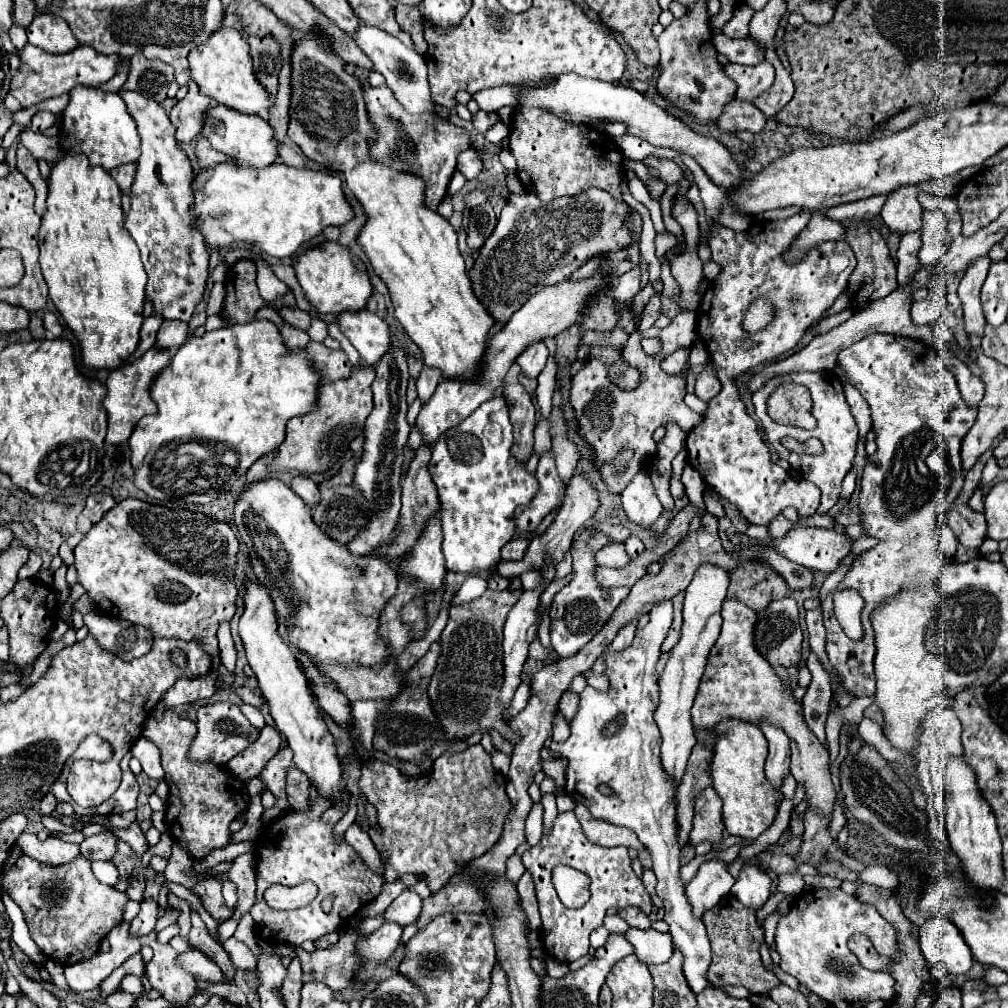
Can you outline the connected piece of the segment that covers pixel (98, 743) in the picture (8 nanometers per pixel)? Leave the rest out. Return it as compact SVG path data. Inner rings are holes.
M88 737L86 741L82 741L82 745L78 747L78 751L74 755L98 759L98 761L108 761L114 753L112 753L112 747L106 741L102 741L100 737Z

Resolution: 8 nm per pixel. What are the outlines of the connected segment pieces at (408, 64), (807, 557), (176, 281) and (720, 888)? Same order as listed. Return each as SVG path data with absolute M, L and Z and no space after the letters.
M360 25L358 31L354 33L354 41L370 57L370 61L374 63L374 69L384 75L386 85L394 91L394 95L398 97L398 101L404 105L408 113L434 111L434 103L432 103L430 87L428 87L428 69L426 69L426 61L422 55L408 49L400 39L392 37L390 33L378 27Z
M794 525L782 539L774 541L774 549L808 569L832 573L852 549L846 537L836 535L832 529Z
M124 89L118 95L124 99L142 139L142 155L132 185L132 209L126 215L124 227L142 253L142 263L148 273L146 299L152 303L154 313L164 319L190 321L208 281L208 251L188 215L192 201L190 183L194 177L192 165L174 139L174 127L166 111L156 101Z
M708 861L702 863L696 877L686 885L686 897L692 905L692 913L696 919L712 909L724 895L728 895L730 887L736 881L728 873L724 861Z

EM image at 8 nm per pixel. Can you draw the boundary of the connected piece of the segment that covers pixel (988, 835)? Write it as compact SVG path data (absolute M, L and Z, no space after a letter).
M950 757L946 765L948 789L944 793L946 807L946 829L954 853L960 857L964 875L982 889L1000 889L1002 873L1002 845L996 827L996 817L982 797L976 781L974 769L964 761L964 757Z

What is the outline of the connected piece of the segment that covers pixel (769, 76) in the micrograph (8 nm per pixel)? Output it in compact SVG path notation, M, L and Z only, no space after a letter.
M760 61L758 65L752 65L752 67L726 63L722 65L722 69L738 87L734 97L742 101L752 101L760 97L774 83L774 67L768 61Z

